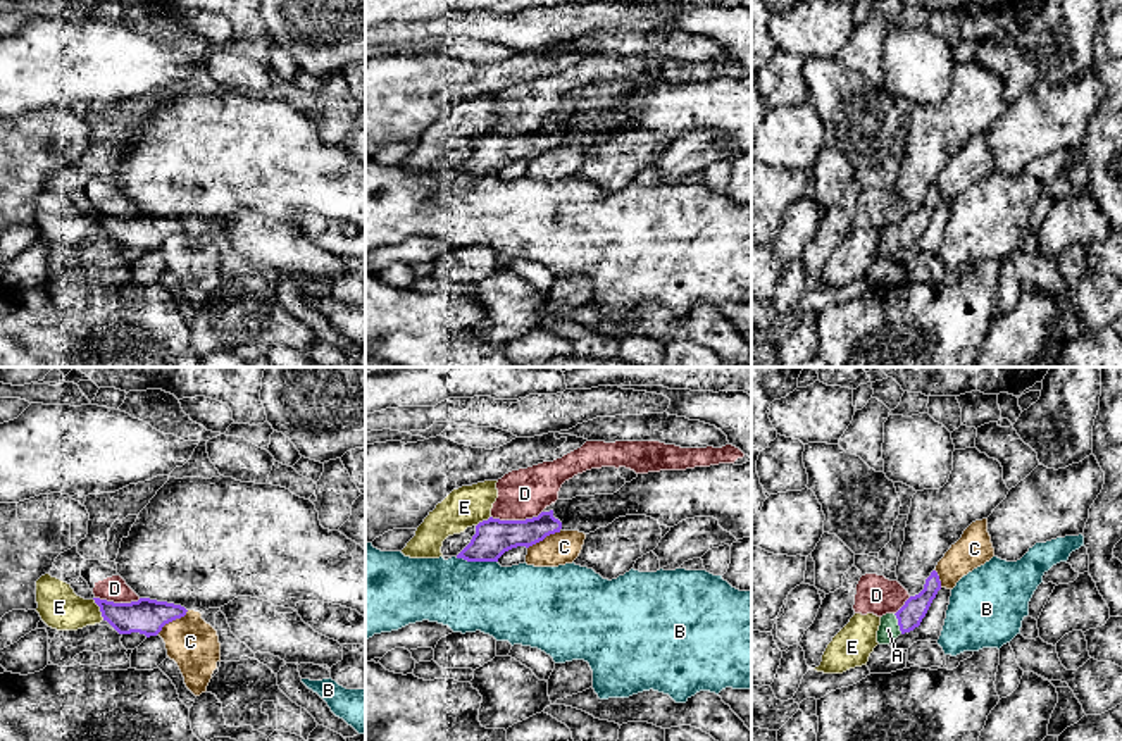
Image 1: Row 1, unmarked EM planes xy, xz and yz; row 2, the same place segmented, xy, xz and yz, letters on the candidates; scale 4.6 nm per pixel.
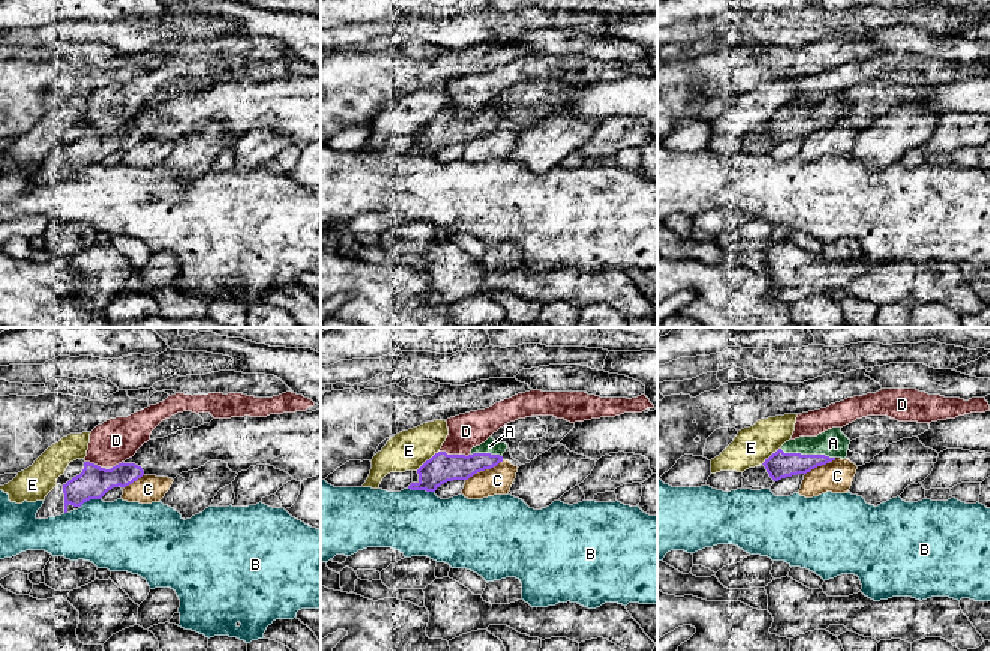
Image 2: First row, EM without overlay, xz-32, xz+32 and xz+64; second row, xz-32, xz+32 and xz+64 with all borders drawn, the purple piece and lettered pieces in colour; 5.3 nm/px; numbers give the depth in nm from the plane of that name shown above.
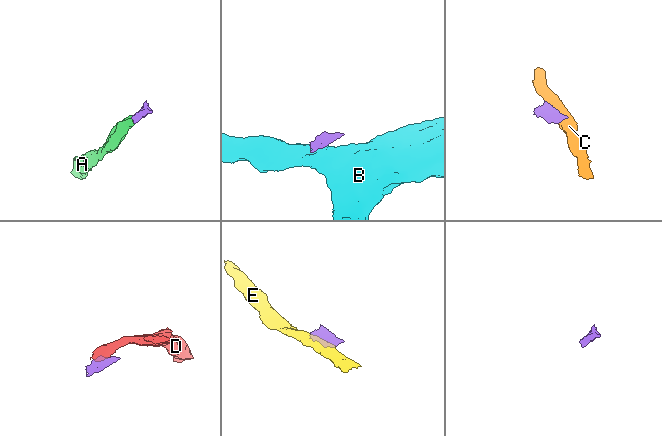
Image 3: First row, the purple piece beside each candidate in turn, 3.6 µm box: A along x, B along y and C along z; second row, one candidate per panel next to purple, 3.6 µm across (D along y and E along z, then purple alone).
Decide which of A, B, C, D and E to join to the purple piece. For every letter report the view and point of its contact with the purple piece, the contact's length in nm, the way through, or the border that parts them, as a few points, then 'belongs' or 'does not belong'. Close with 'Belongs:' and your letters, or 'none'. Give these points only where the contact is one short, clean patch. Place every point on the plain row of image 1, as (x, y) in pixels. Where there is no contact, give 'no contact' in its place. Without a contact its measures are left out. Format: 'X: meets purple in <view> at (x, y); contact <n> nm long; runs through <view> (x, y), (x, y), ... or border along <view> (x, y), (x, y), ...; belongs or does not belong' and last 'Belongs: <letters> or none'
A: meets purple in yz at (898, 238); contact 100 nm long; runs through yz (910, 230), (898, 238), (888, 243); belongs
B: meets purple in xz at (476, 174); contact 200 nm long; border along xz (455, 171), (497, 176); does not belong
C: meets purple in xy at (173, 233); contact 190 nm long; border along xy (188, 224), (169, 235), (157, 247); does not belong
D: meets purple in xz at (516, 135); contact 240 nm long; border along xz (542, 124), (524, 133), (492, 131); does not belong
E: meets purple in xy at (100, 223); contact 120 nm long; border along xy (93, 212), (104, 233); does not belong
Belongs: A

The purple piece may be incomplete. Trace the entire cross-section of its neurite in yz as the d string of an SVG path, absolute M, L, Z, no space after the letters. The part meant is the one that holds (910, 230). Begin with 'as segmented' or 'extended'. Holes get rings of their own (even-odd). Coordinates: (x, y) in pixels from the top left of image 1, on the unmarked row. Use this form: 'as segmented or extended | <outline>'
extended | M932 184L919 209L910 210L896 227L886 227L881 231L877 257L889 258L900 248L919 241L939 203L939 190Z

